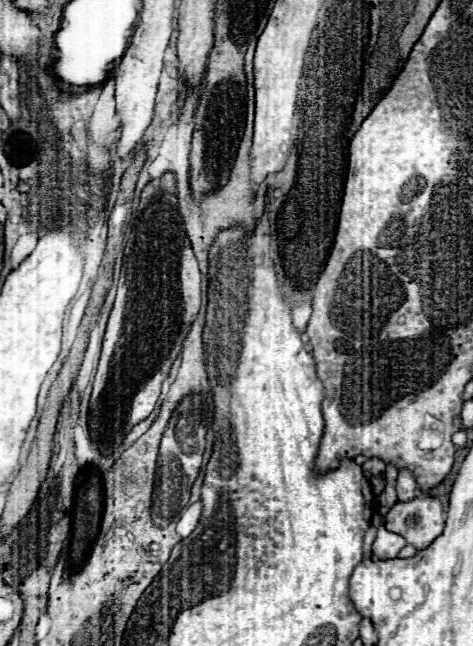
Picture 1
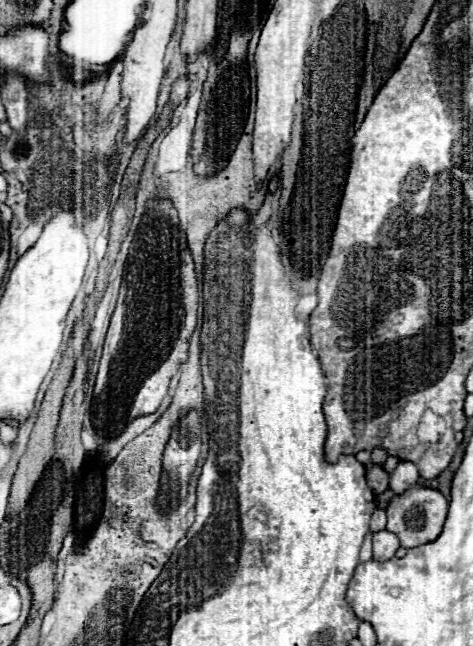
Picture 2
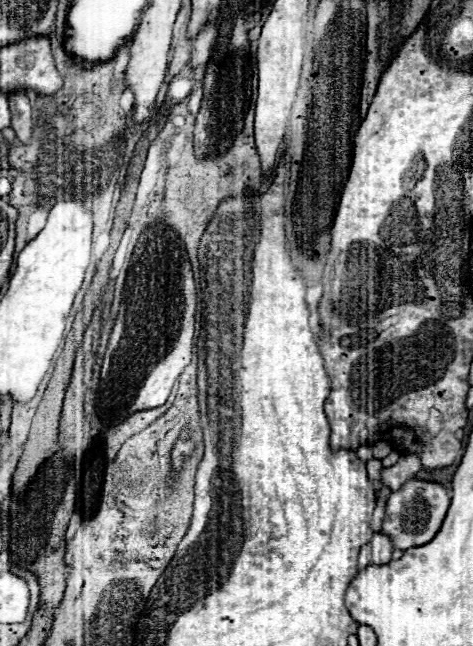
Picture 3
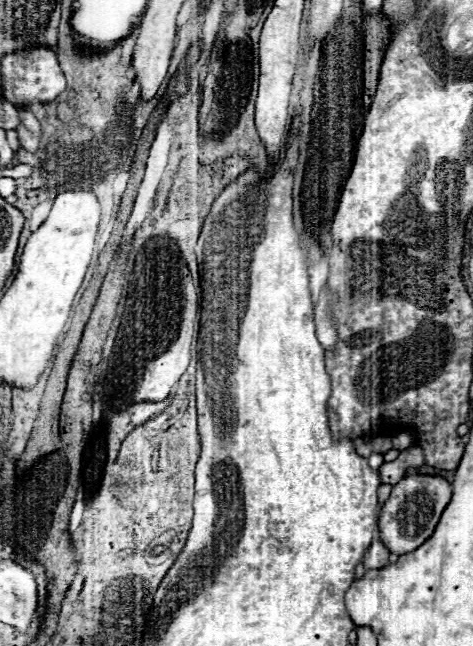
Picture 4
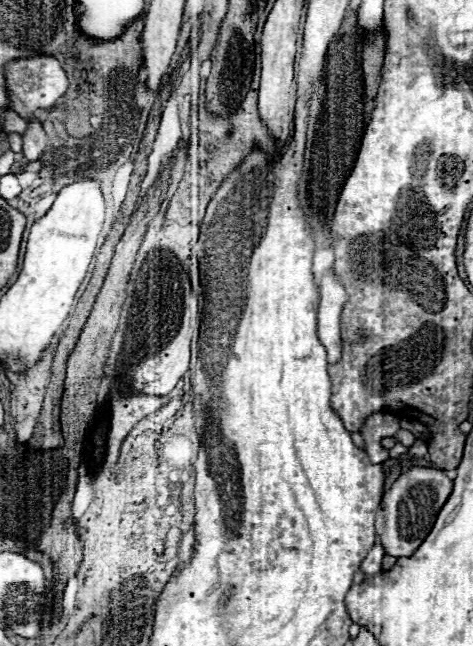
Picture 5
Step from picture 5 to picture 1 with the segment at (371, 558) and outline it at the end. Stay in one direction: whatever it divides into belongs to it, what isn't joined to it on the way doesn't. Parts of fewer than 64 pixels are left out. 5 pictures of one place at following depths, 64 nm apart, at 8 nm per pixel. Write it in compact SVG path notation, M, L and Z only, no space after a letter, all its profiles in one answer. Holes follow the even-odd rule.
M378 528L378 536L372 544L372 556L378 560L394 560L398 552L406 546L406 540L398 534L388 532L386 528Z

